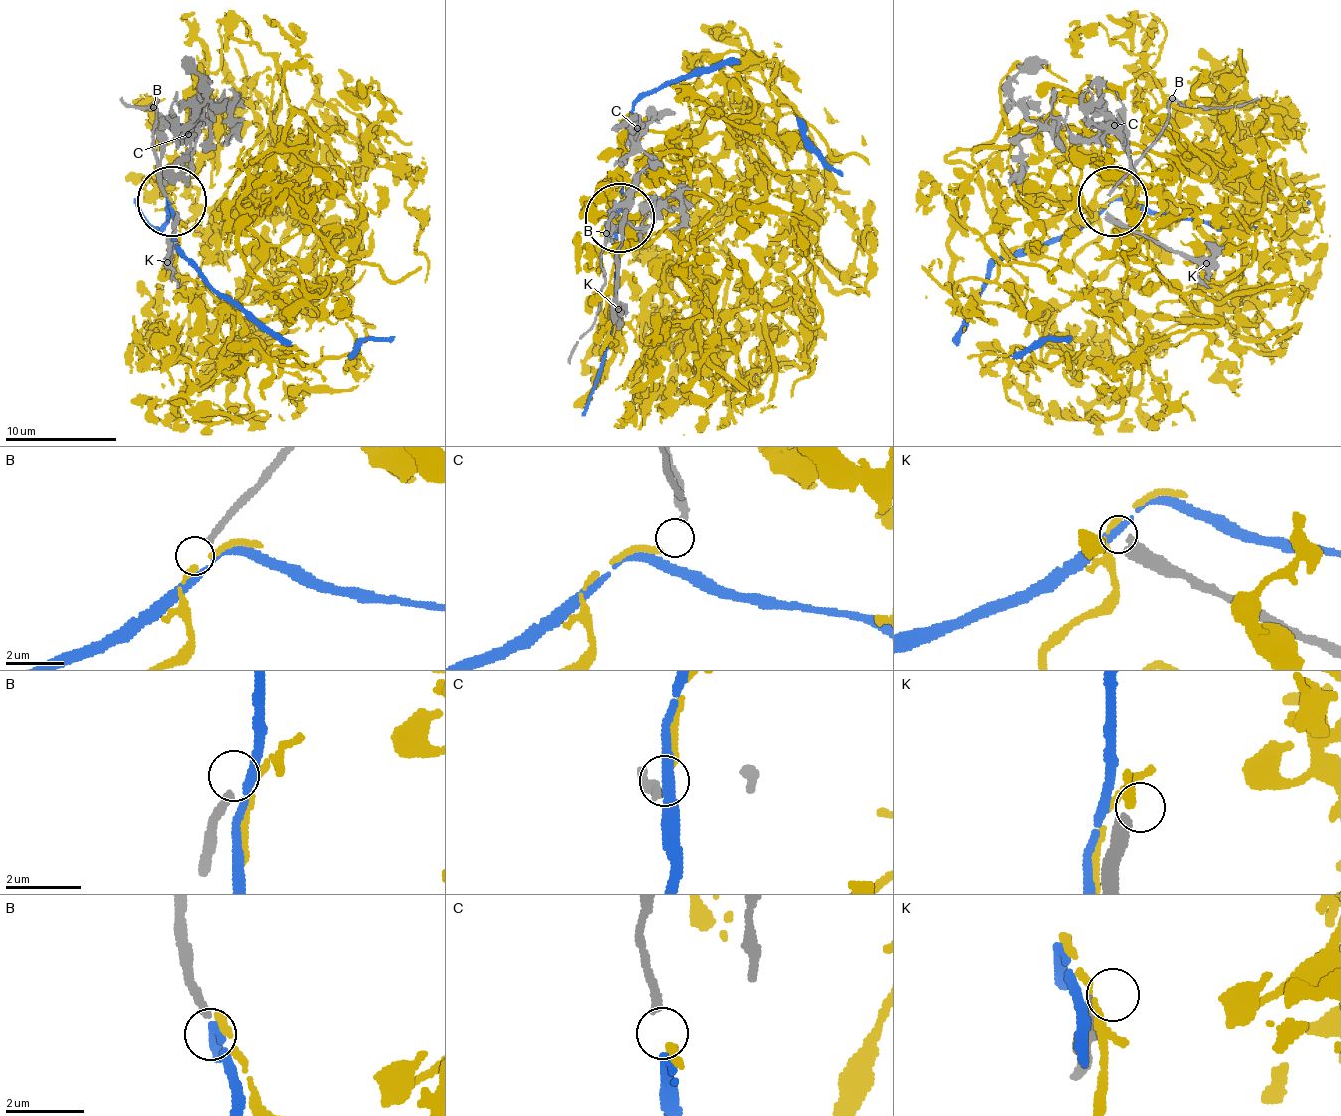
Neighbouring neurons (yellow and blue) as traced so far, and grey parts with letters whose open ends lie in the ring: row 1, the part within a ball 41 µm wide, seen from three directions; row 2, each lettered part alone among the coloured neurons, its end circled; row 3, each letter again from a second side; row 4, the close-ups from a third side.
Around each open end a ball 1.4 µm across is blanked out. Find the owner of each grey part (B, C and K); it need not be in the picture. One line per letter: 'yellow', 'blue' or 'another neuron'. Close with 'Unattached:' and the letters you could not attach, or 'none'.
B: another neuron
C: yellow
K: another neuron
Unattached: B, K

